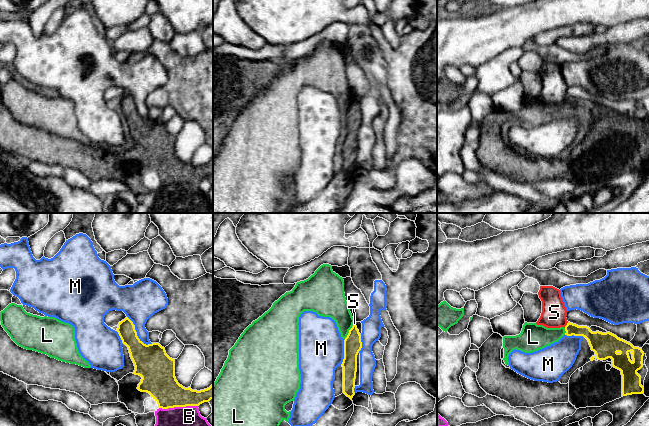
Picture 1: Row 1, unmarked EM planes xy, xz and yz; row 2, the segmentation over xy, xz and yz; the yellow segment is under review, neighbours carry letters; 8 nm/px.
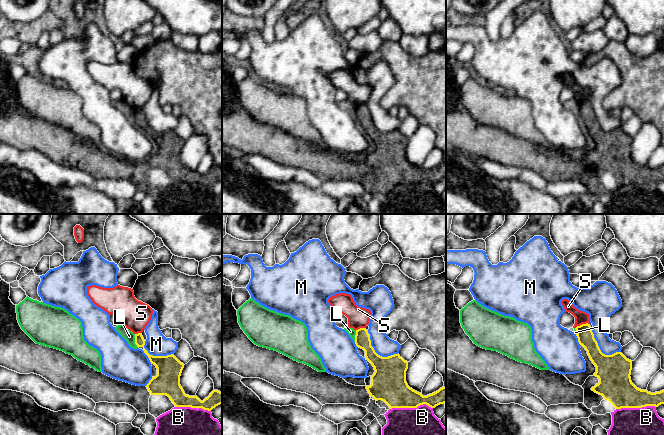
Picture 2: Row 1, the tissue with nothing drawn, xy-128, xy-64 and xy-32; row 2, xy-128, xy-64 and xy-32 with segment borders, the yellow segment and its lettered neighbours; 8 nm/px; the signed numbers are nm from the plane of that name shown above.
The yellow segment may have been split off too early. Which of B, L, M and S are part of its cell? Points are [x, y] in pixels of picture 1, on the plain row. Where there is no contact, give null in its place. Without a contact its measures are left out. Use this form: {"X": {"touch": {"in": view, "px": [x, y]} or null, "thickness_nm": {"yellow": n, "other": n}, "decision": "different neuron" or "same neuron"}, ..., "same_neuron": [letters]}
{"B": {"touch": {"in": "xy", "px": [178, 182]}, "thickness_nm": {"yellow": 260, "other": 460}, "decision": "different neuron"}, "L": {"touch": {"in": "xz", "px": [348, 109]}, "thickness_nm": {"yellow": 140, "other": 200}, "decision": "different neuron"}, "M": {"touch": {"in": "xy", "px": [139, 115]}, "thickness_nm": {"yellow": 280, "other": 220}, "decision": "different neuron"}, "S": {"touch": {"in": "yz", "px": [566, 101]}, "thickness_nm": {"yellow": 110, "other": 200}, "decision": "different neuron"}, "same_neuron": []}

